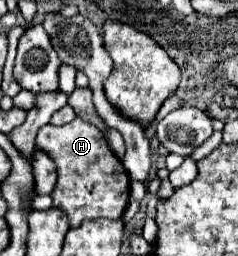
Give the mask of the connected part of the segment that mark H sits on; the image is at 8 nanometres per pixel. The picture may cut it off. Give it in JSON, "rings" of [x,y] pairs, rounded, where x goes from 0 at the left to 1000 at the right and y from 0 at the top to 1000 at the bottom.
{"rings":[[[332,457],[256,496],[197,480],[155,520],[147,582],[197,598],[239,645],[239,723],[214,770],[223,809],[290,848],[290,887],[324,887],[340,863],[399,848],[508,855],[542,793],[542,684],[408,496]]]}

